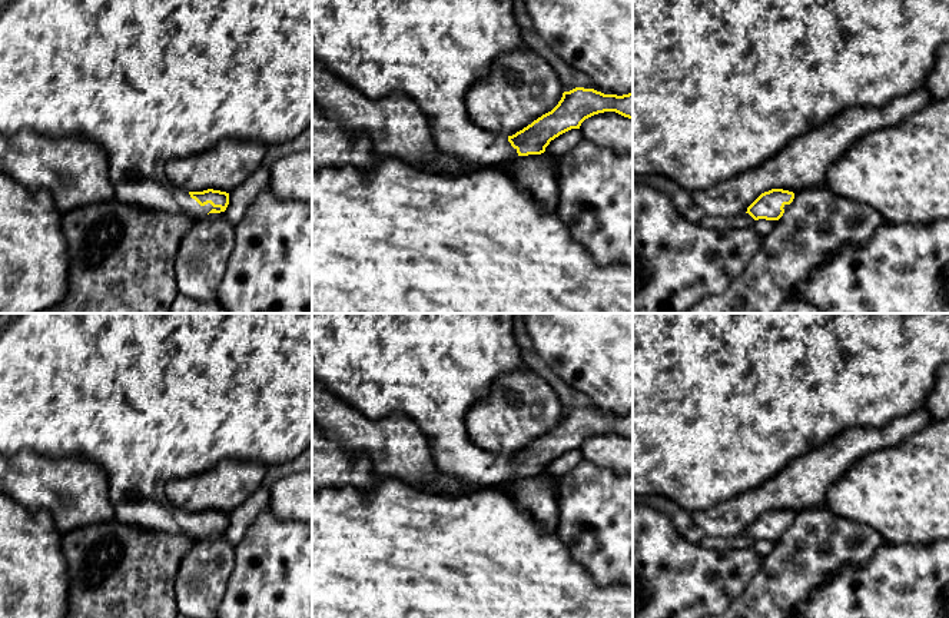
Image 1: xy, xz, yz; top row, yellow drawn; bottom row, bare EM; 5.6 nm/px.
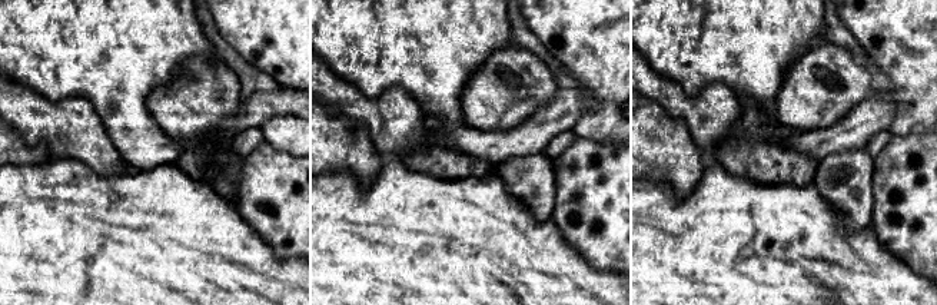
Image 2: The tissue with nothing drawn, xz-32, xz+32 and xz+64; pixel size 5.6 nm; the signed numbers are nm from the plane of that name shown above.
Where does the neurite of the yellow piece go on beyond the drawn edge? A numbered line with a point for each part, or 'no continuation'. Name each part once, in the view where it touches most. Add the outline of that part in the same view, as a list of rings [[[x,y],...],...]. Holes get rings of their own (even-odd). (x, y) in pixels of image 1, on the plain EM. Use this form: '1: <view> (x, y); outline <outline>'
1: xy (149, 398); outline [[[0,313],[0,453],[1,453],[1,455],[6,455],[6,456],[11,456],[11,455],[16,455],[16,453],[17,453],[17,452],[20,452],[20,451],[26,451],[26,449],[27,449],[27,451],[34,451],[34,452],[36,452],[36,453],[37,453],[37,455],[42,455],[42,456],[46,456],[46,458],[50,458],[50,459],[62,459],[62,458],[67,458],[67,456],[79,456],[79,458],[82,458],[82,459],[84,459],[84,461],[89,461],[89,462],[93,462],[93,464],[96,464],[96,465],[97,465],[97,466],[100,466],[100,468],[102,468],[102,469],[103,469],[103,472],[104,472],[104,475],[106,475],[106,478],[107,478],[107,482],[109,482],[109,498],[110,498],[110,502],[112,502],[112,505],[113,505],[113,509],[115,509],[115,518],[116,518],[116,519],[117,519],[117,521],[120,521],[120,522],[125,522],[125,524],[130,524],[130,525],[139,525],[139,526],[143,526],[143,528],[147,528],[147,529],[152,529],[152,531],[162,531],[162,532],[166,532],[166,534],[182,534],[182,535],[186,535],[186,536],[189,536],[189,538],[192,538],[192,539],[193,539],[193,541],[195,541],[195,539],[199,539],[199,538],[202,538],[202,536],[205,536],[205,535],[208,535],[208,534],[209,534],[209,532],[210,532],[210,531],[212,531],[212,529],[216,529],[216,531],[220,531],[220,528],[213,528],[213,526],[212,526],[212,525],[210,525],[210,524],[208,524],[208,525],[205,525],[205,526],[200,526],[200,525],[199,525],[199,524],[198,524],[198,522],[196,522],[196,521],[195,521],[195,519],[192,519],[192,518],[190,518],[190,515],[189,515],[189,512],[185,512],[185,511],[179,511],[179,509],[176,509],[176,508],[175,508],[175,506],[173,506],[173,505],[172,505],[172,502],[170,502],[170,501],[169,501],[169,499],[167,499],[167,496],[166,496],[166,492],[165,492],[165,486],[166,486],[166,484],[167,484],[167,482],[169,482],[169,481],[172,481],[172,479],[183,479],[183,478],[188,478],[188,476],[195,476],[195,475],[199,475],[199,474],[202,474],[202,472],[205,472],[205,471],[208,471],[208,469],[212,469],[212,468],[213,468],[213,466],[216,466],[216,465],[218,465],[218,464],[220,464],[220,462],[222,462],[222,461],[225,461],[225,459],[242,459],[242,461],[253,461],[253,462],[262,462],[262,464],[265,464],[265,465],[266,465],[266,466],[268,466],[268,468],[269,468],[269,466],[272,466],[272,465],[276,465],[276,464],[285,464],[285,462],[289,462],[289,461],[292,461],[292,459],[295,459],[295,458],[296,458],[296,456],[299,456],[299,455],[301,455],[301,453],[302,453],[302,452],[303,452],[303,451],[305,451],[305,449],[306,449],[306,448],[309,448],[309,446],[311,446],[311,445],[312,445],[312,313]]]

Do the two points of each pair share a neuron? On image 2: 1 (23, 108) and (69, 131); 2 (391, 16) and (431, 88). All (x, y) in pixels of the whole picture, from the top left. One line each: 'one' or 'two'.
1: one
2: one

